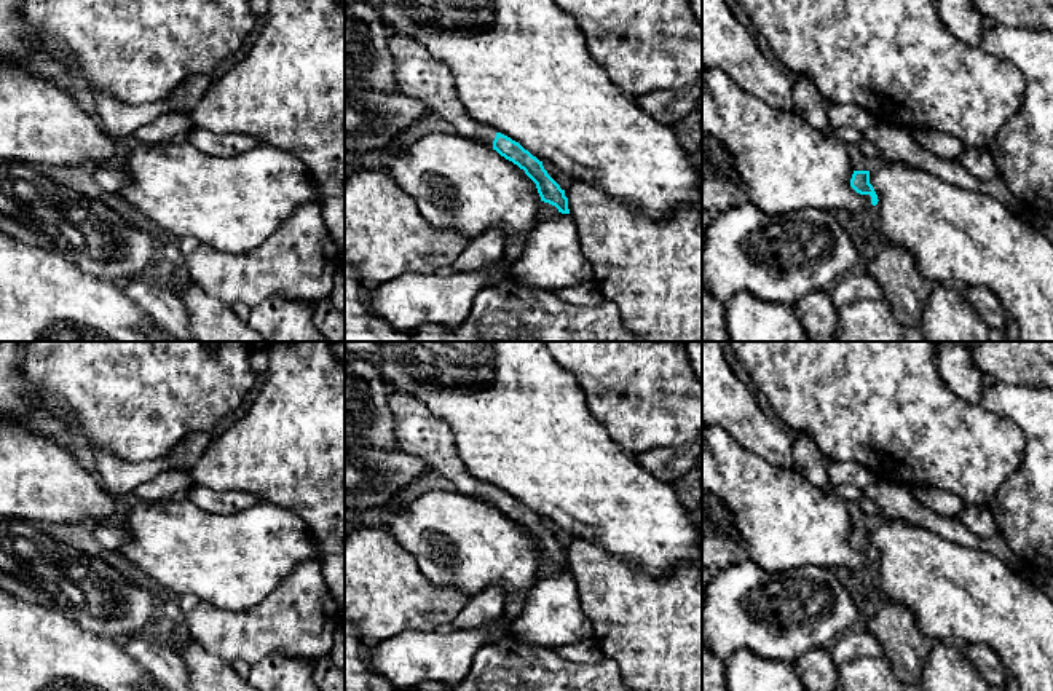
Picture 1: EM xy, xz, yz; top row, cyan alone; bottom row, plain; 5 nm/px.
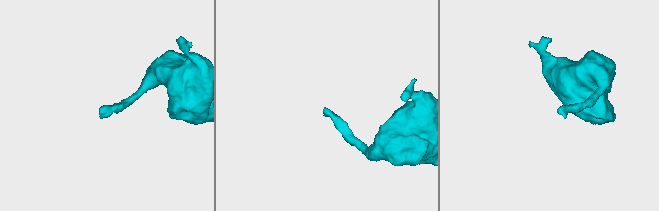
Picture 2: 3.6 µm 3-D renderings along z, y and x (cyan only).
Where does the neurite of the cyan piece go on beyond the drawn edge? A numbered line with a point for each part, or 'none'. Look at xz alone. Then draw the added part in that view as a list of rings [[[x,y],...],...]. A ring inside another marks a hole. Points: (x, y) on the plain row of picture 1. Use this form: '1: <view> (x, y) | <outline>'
1: xz (420, 433) | [[[388,389],[389,410],[396,421],[396,436],[402,452],[413,455],[448,477],[456,492],[493,504],[496,488],[475,479],[455,452],[450,426],[418,397]]]

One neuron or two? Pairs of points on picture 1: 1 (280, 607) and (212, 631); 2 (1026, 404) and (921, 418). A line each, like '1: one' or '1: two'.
1: one
2: two

